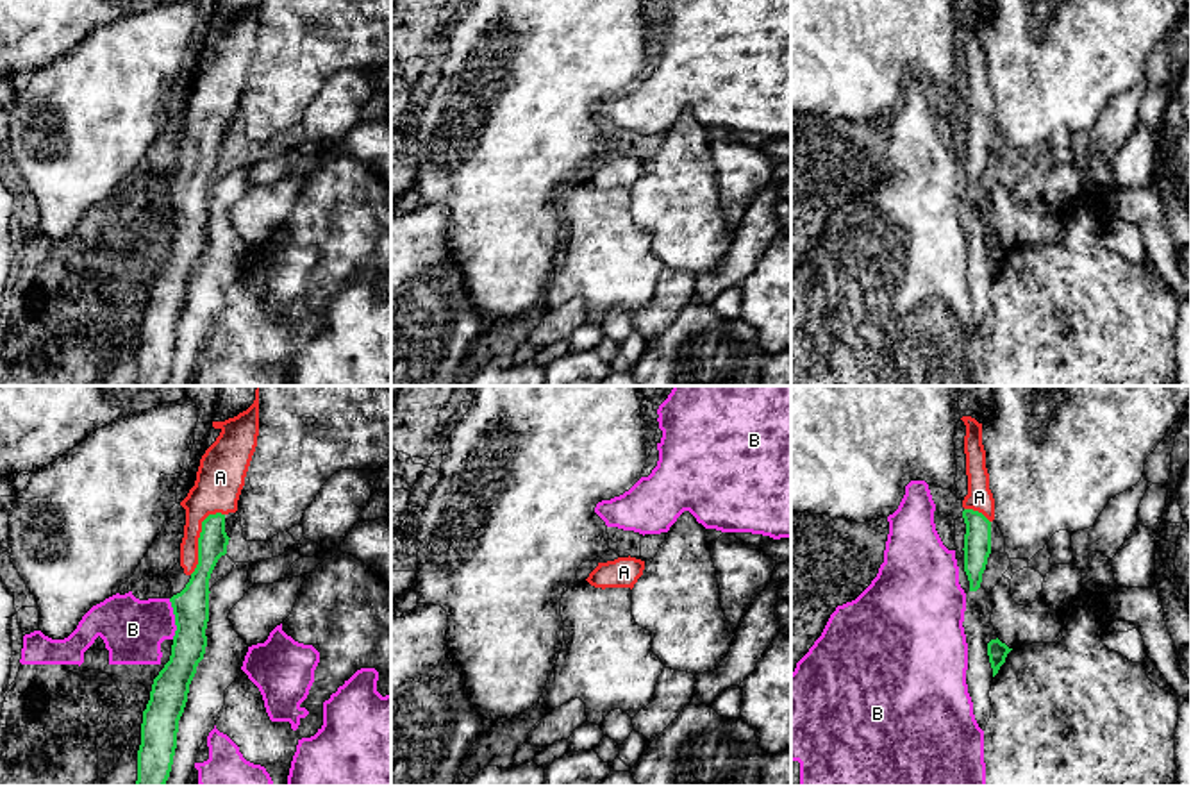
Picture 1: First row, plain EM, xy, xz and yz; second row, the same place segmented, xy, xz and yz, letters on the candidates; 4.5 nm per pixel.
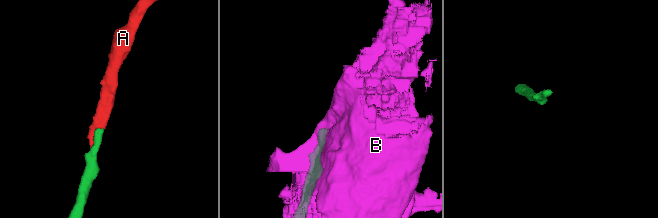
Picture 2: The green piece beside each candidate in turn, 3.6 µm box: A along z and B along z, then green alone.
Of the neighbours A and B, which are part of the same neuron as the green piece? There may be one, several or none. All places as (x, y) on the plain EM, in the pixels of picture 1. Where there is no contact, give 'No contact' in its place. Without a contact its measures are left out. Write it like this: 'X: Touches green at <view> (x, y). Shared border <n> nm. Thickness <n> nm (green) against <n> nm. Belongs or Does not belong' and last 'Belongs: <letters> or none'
A: Touches green at xy (199, 138). Shared border 320 nm. Thickness 130 nm (green) against 200 nm. Belongs
B: Touches green at xy (175, 218). Shared border 190 nm. Thickness 160 nm (green) against 280 nm. Does not belong
Belongs: A

